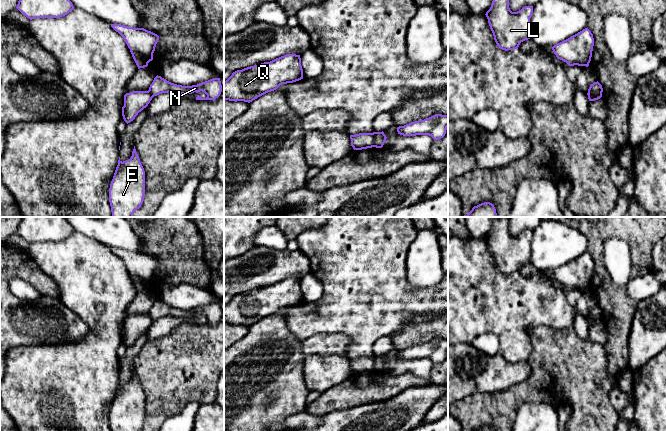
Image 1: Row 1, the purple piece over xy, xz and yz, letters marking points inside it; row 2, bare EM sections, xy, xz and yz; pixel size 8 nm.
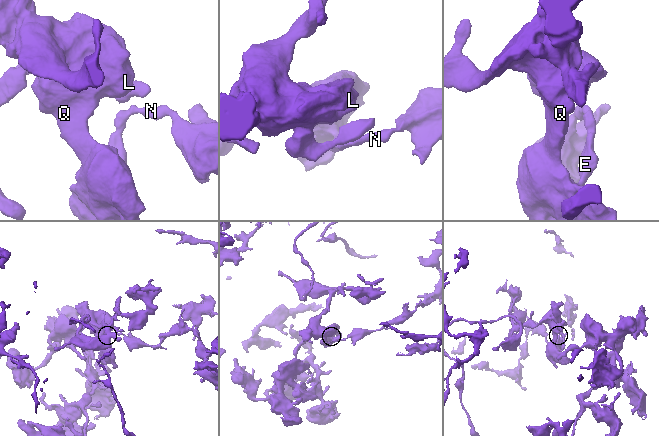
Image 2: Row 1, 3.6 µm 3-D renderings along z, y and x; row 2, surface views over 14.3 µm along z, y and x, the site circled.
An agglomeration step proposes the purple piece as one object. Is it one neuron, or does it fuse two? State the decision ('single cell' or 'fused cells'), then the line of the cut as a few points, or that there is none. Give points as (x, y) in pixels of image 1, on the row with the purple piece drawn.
fused cells; cut xz (375, 132), (373, 146)

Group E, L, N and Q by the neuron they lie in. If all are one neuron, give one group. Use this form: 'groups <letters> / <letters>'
groups E L Q / N

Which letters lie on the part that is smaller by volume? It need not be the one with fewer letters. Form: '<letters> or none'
N

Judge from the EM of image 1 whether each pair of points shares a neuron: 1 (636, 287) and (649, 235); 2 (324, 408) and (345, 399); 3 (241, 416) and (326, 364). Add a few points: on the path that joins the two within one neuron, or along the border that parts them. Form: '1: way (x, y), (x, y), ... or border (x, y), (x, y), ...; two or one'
1: border (653, 271), (632, 278); two
2: way (329, 403), (333, 399), (340, 399); one
3: border (305, 355), (303, 382), (310, 390); two

